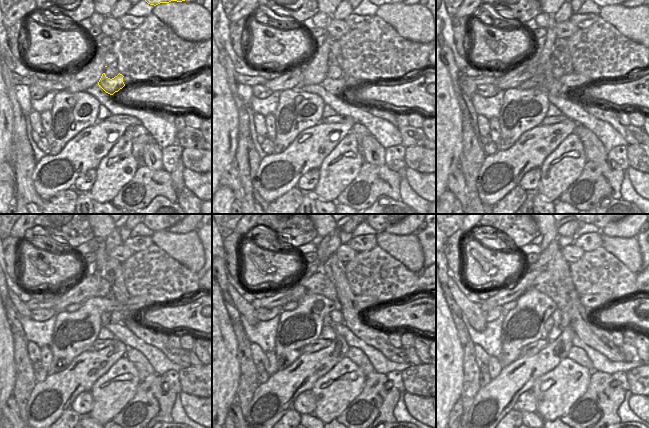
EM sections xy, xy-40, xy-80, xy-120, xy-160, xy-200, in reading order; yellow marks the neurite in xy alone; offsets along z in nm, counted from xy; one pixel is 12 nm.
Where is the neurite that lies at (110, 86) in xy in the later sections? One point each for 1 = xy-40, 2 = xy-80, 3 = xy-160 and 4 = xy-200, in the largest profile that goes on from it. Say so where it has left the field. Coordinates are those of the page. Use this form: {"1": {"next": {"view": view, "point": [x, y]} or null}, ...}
{"1": {"next": {"view": "xy-40", "point": [335, 87]}}, "2": {"next": {"view": "xy-80", "point": [554, 86]}}, "3": {"next": {"view": "xy-160", "point": [327, 321]}}, "4": {"next": {"view": "xy-200", "point": [549, 323]}}}

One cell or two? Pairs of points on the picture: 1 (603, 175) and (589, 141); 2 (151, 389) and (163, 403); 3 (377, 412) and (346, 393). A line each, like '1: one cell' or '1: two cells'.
1: two cells
2: one cell
3: two cells

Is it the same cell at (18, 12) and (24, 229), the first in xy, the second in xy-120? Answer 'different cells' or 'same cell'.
same cell

